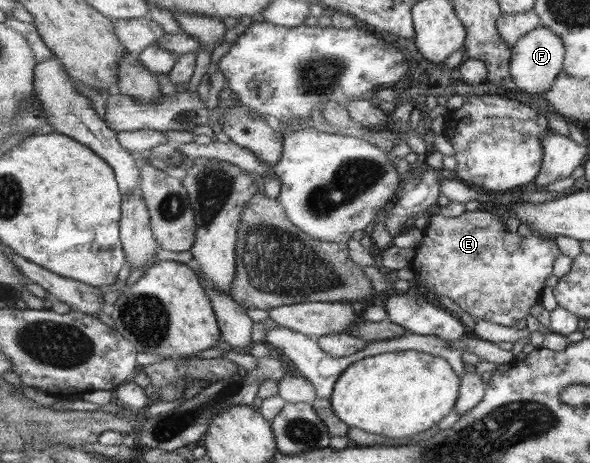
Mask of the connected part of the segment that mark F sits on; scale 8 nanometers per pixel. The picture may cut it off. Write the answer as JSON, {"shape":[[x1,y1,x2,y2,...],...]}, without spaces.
{"shape":[[543,25,523,36,512,49,514,55,510,62,511,76,521,92,543,94,551,89,564,71,566,45,563,38]]}

